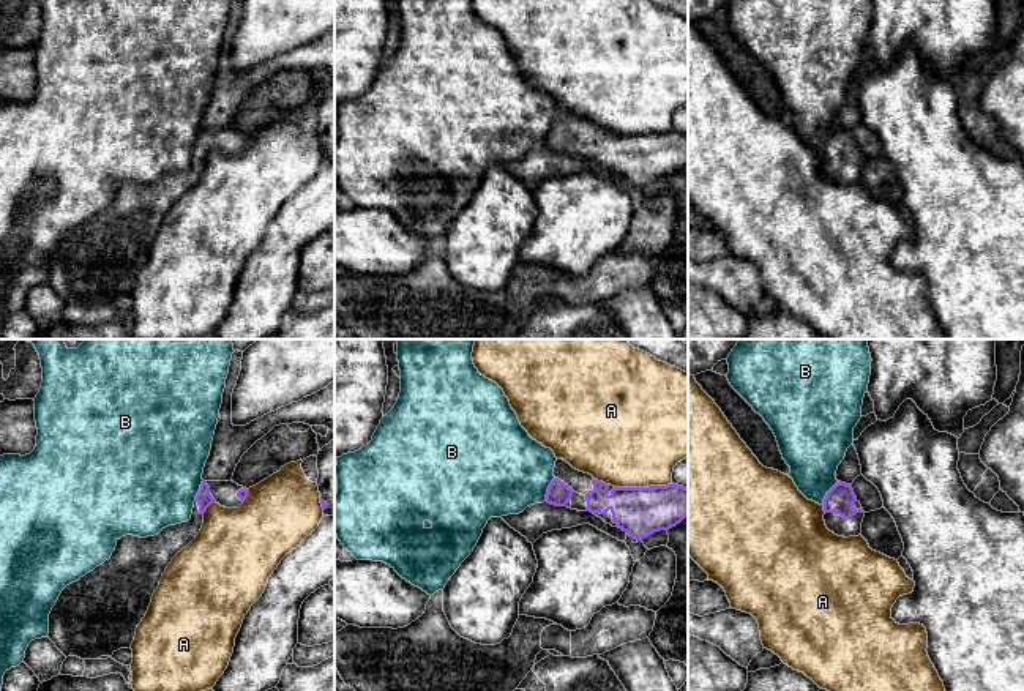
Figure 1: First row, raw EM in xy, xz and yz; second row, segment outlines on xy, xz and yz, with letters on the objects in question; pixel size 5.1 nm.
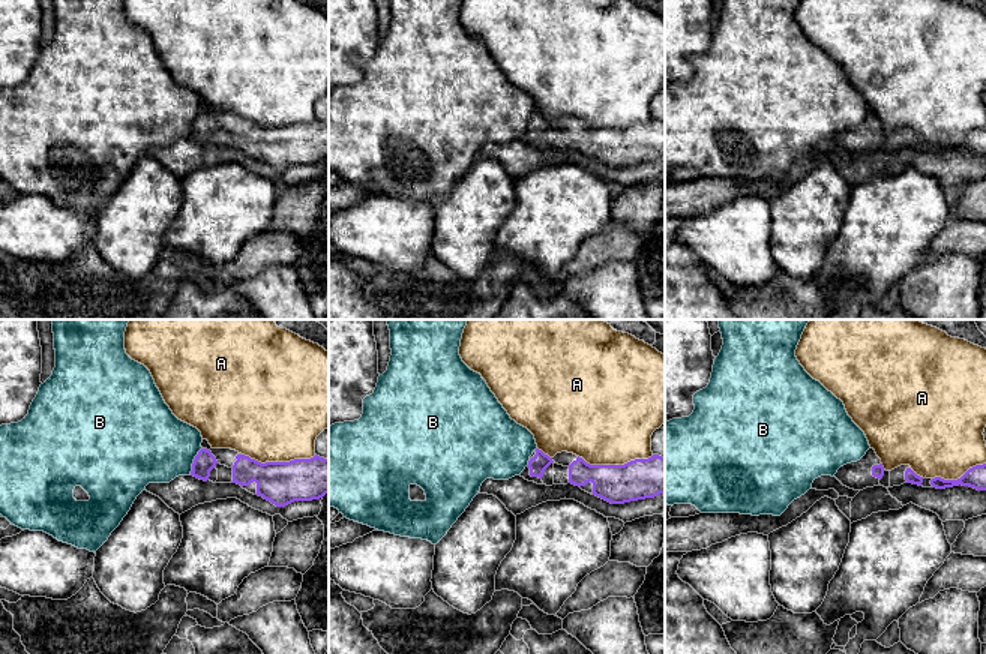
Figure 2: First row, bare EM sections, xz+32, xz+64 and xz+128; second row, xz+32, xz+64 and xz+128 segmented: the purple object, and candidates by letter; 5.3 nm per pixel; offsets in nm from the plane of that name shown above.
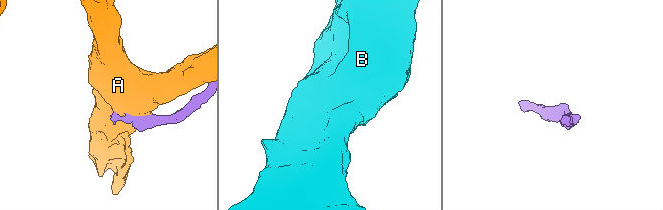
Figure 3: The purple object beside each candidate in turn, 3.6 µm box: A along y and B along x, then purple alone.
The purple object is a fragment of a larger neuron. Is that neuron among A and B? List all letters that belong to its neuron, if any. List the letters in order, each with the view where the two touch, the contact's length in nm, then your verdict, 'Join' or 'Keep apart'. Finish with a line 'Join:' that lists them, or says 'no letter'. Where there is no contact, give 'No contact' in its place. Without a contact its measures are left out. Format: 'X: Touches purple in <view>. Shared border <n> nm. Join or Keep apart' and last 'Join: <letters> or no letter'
A: Touches purple in xz. Shared border 300 nm. Keep apart
B: Touches purple in yz. Shared border 150 nm. Keep apart
Join: no letter

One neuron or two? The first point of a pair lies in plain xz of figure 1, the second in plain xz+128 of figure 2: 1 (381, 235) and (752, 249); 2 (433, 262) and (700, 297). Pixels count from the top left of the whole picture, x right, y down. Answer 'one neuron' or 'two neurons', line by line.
1: one neuron
2: two neurons

